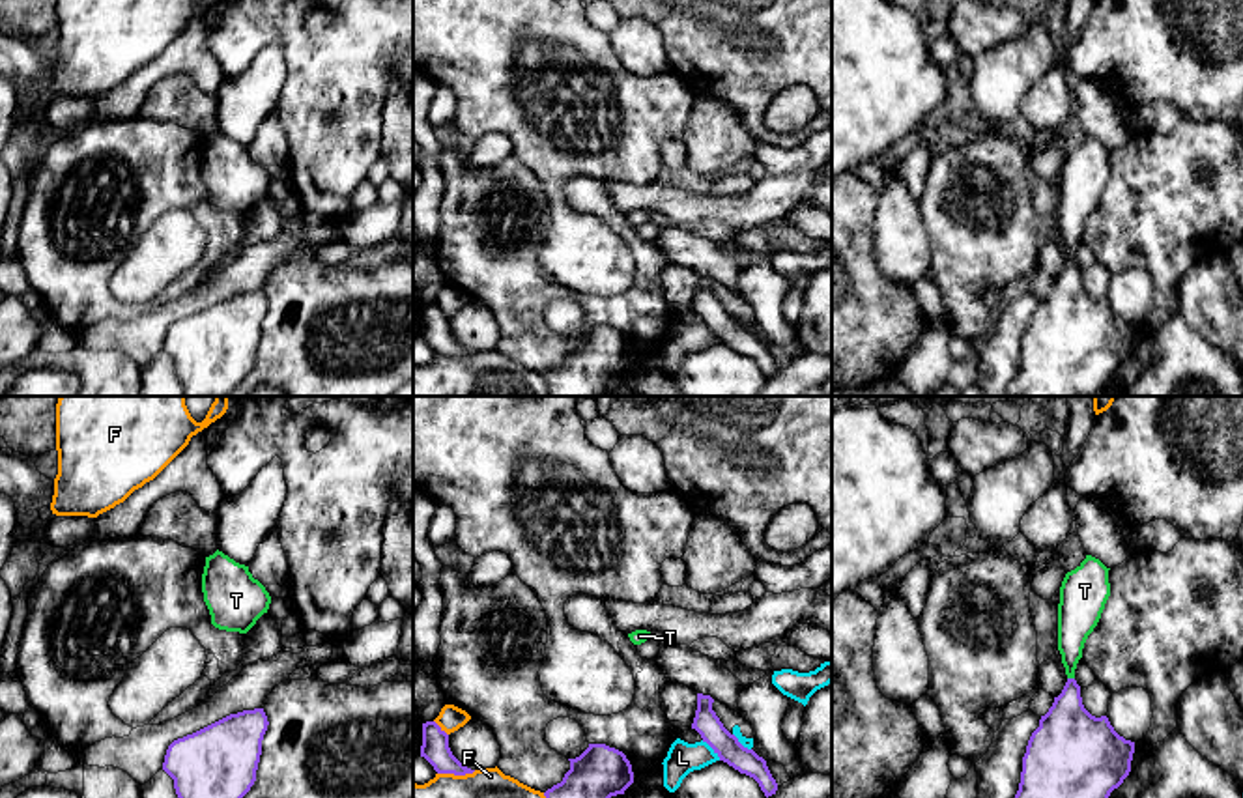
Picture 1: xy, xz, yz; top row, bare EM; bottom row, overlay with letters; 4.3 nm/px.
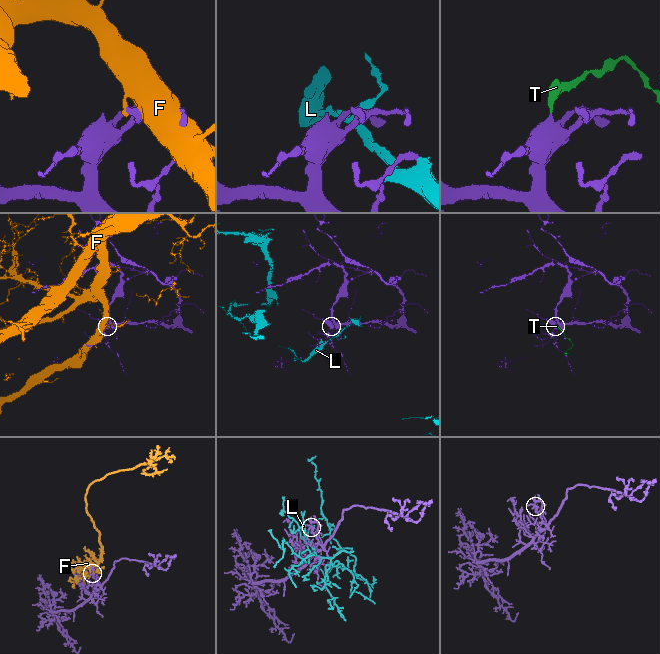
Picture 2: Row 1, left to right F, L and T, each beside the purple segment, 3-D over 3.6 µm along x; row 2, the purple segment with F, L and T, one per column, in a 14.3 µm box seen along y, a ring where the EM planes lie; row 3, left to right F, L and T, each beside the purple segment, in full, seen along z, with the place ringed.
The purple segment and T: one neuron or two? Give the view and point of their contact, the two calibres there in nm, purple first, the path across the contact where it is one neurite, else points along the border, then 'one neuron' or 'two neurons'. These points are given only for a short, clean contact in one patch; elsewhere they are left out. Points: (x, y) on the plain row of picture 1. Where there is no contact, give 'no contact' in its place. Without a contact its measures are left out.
yz (1071, 260) | 280/160 nm | across yz (1068, 318), (1071, 260), (1071, 213), (1075, 202) | one neuron

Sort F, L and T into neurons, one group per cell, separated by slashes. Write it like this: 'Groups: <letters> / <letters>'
Groups: F / L / T

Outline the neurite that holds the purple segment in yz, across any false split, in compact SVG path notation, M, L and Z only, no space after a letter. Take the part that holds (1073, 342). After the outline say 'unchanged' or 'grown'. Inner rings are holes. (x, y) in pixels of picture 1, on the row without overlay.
M1086 140L1065 155L1058 185L1058 232L1067 264L1052 288L1039 301L1022 338L1019 372L1007 389L1007 396L1093 396L1108 383L1131 353L1135 323L1120 318L1107 297L1092 297L1080 278L1075 250L1082 239L1088 217L1097 207L1110 178L1108 151L1099 140Z; grown

